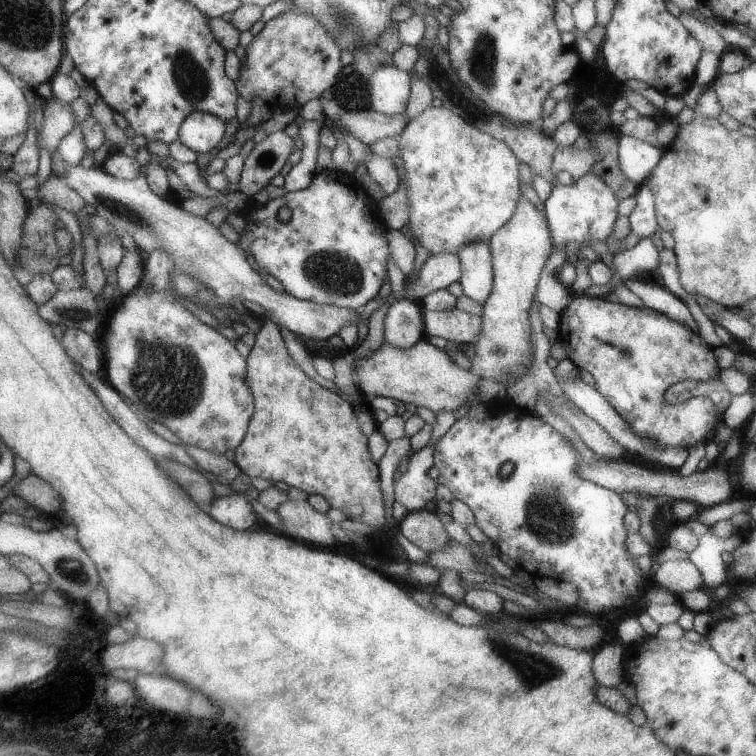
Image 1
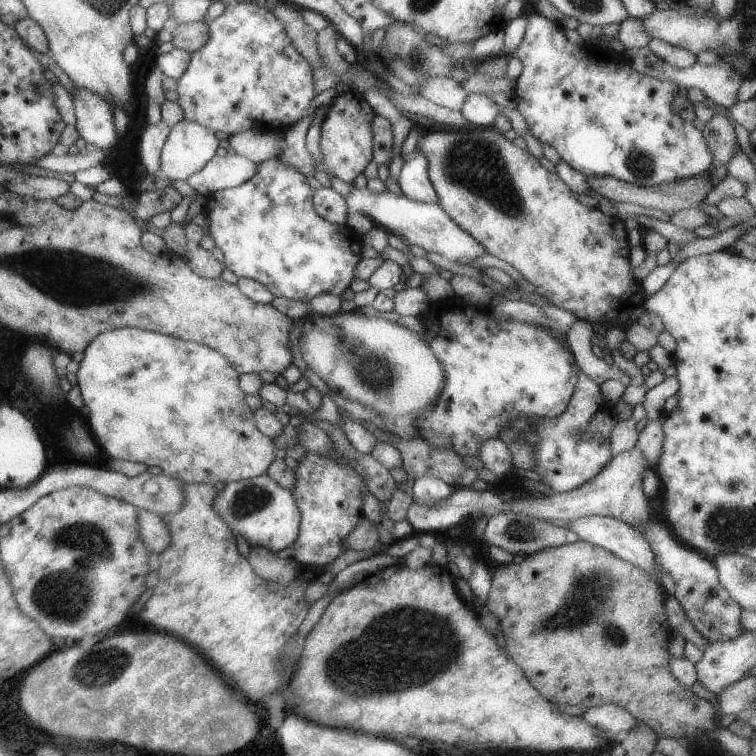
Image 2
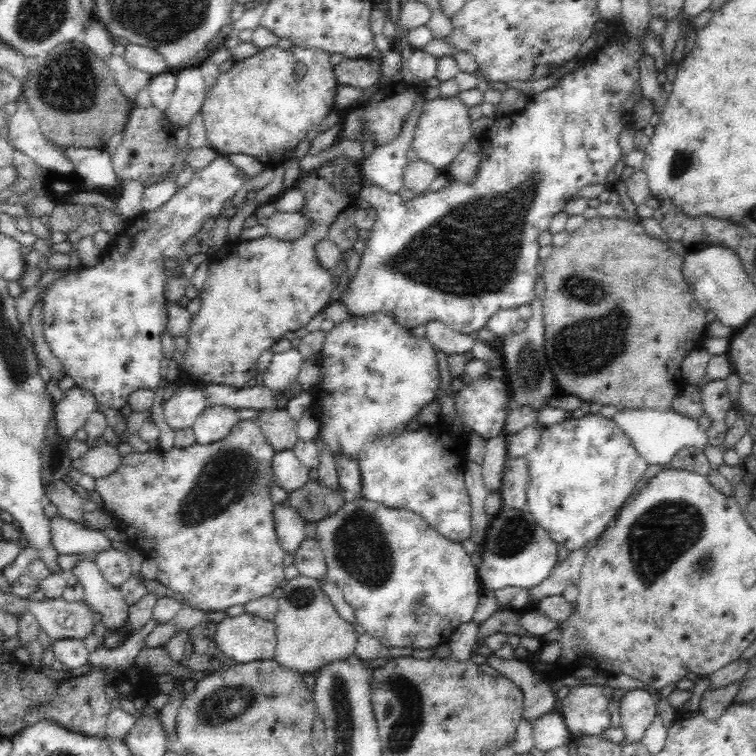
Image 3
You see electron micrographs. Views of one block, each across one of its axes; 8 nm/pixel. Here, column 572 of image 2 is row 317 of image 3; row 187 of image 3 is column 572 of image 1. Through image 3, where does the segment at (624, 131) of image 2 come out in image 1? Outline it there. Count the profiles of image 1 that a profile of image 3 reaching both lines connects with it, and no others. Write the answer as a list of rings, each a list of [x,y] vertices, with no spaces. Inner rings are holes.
[[[592,172],[574,180],[572,185],[558,184],[545,201],[546,208],[543,210],[553,249],[564,249],[569,242],[577,242],[580,246],[590,245],[591,242],[605,242],[618,220],[616,209],[620,202],[614,192]]]

